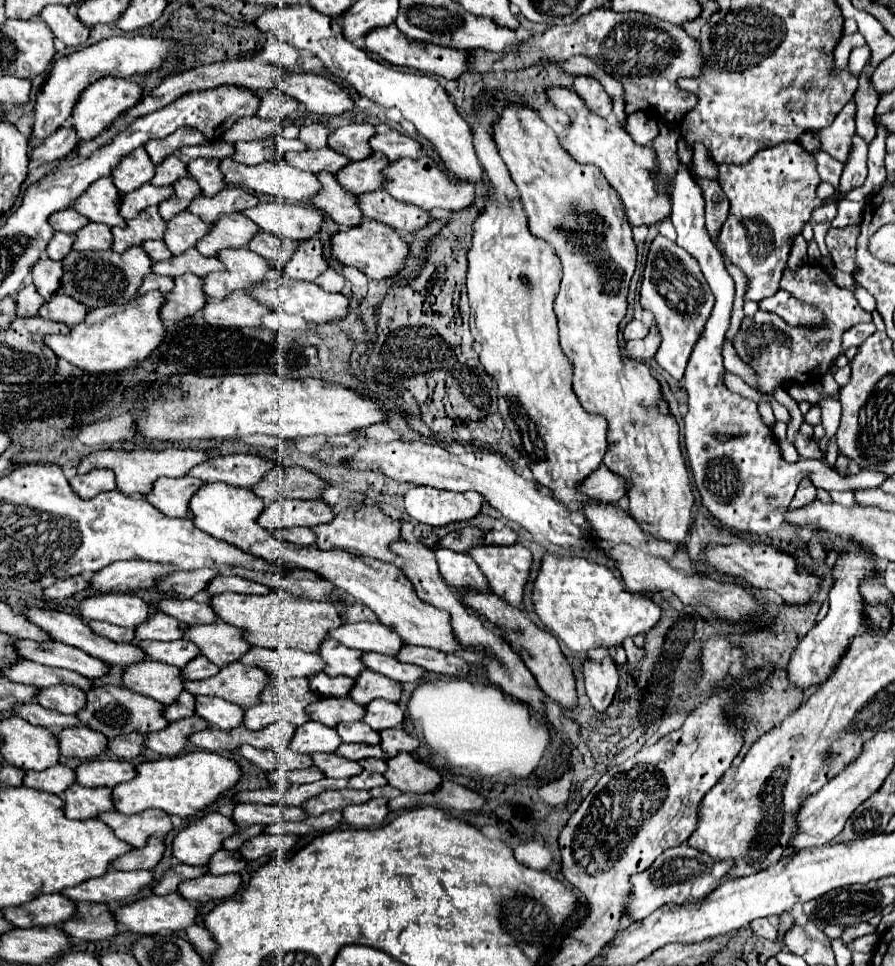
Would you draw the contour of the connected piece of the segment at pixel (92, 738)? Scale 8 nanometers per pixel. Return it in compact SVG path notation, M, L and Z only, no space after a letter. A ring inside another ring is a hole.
M87 726L61 730L57 734L57 738L59 738L61 754L71 756L71 758L79 758L81 762L93 760L107 750L107 738L103 734L89 730Z

